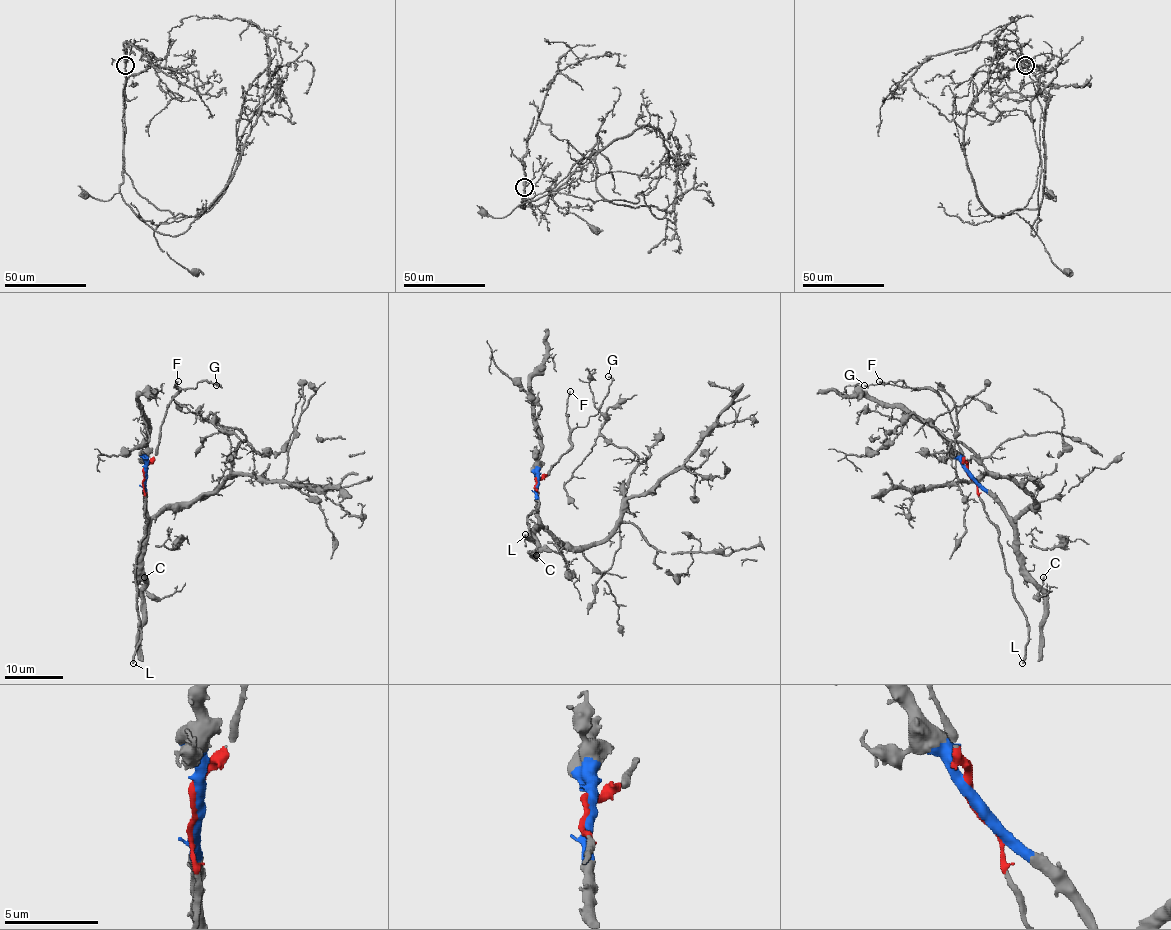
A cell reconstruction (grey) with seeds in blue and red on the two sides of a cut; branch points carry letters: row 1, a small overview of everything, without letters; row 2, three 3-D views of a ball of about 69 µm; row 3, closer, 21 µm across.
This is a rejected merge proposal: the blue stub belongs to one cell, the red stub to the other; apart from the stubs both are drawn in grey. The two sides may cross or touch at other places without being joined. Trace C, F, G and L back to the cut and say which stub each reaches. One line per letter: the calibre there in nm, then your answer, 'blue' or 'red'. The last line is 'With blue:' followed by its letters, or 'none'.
C: 90 nm thick; blue
F: 130 nm thick; red
G: 100 nm thick; red
L: 280 nm thick; red
With blue: C

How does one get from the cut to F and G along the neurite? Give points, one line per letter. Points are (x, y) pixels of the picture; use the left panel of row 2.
F: (144, 475), (144, 466), (155, 455), (166, 408), (179, 392), (174, 386), (177, 381)
G: (144, 475), (144, 466), (155, 455), (166, 408), (179, 388), (195, 388), (206, 381), (216, 385)

